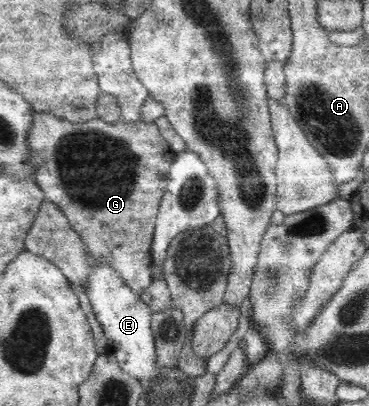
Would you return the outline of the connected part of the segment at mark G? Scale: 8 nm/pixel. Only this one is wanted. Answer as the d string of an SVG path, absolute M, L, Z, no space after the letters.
M34 111L33 120L30 129L27 133L27 144L30 148L30 156L32 156L32 164L35 167L35 179L43 191L46 200L55 203L67 217L72 229L78 233L81 240L85 243L88 255L91 259L99 261L99 263L109 263L112 269L115 269L119 276L123 279L125 284L132 289L132 292L141 296L142 293L148 291L150 284L153 282L152 275L152 252L150 252L150 245L152 245L152 237L154 237L154 227L163 195L167 192L169 171L176 154L170 148L170 144L166 138L160 133L159 127L154 123L146 123L140 119L138 122L127 122L119 119L114 123L108 123L100 118L96 118L85 122L71 122L65 119L57 118L55 115Z

